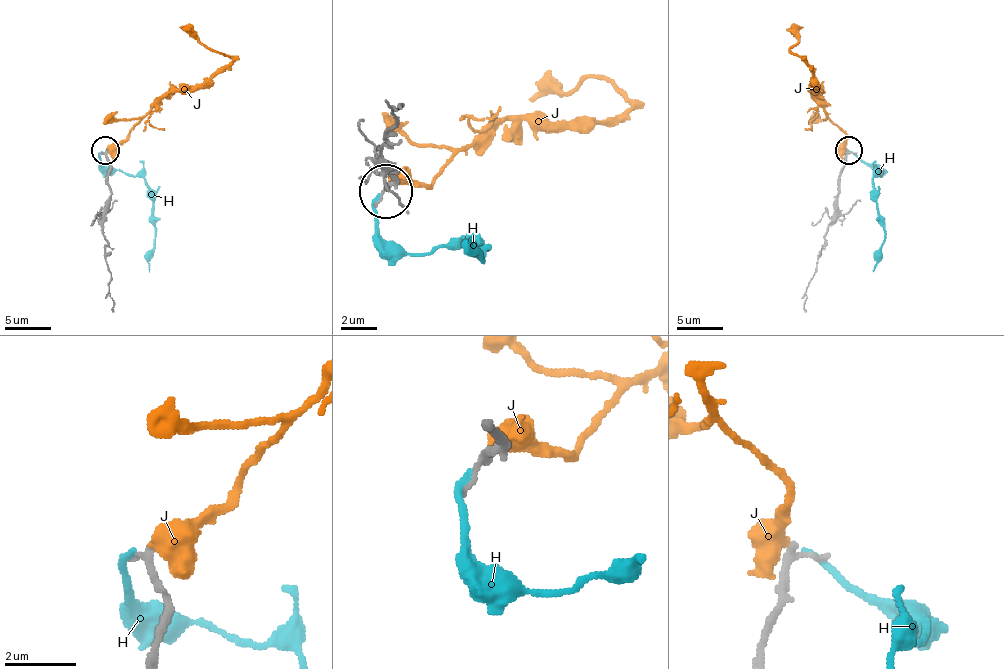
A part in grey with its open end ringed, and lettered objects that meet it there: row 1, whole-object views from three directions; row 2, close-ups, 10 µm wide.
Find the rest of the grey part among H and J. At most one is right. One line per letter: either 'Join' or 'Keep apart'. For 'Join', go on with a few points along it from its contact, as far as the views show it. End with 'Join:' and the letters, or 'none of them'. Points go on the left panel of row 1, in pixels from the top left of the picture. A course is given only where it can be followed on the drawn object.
H: Keep apart
J: Keep apart
Join: none of them

